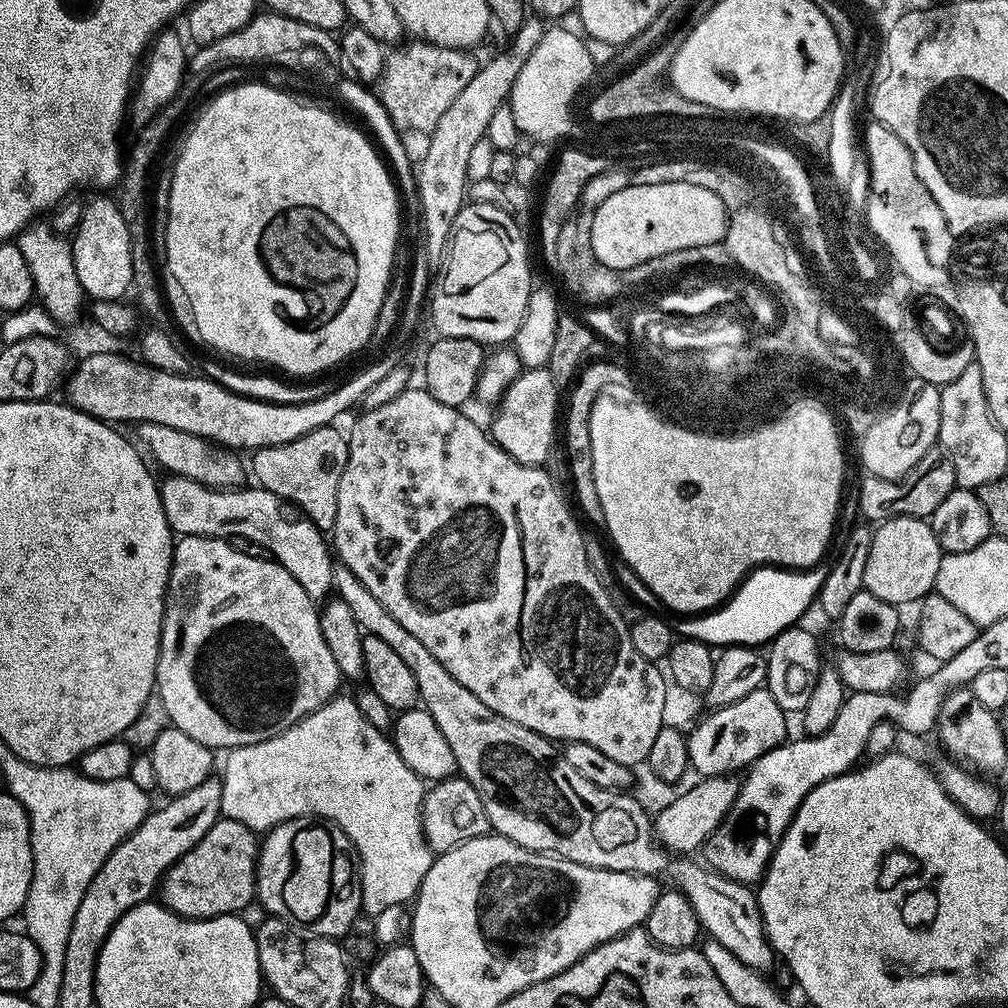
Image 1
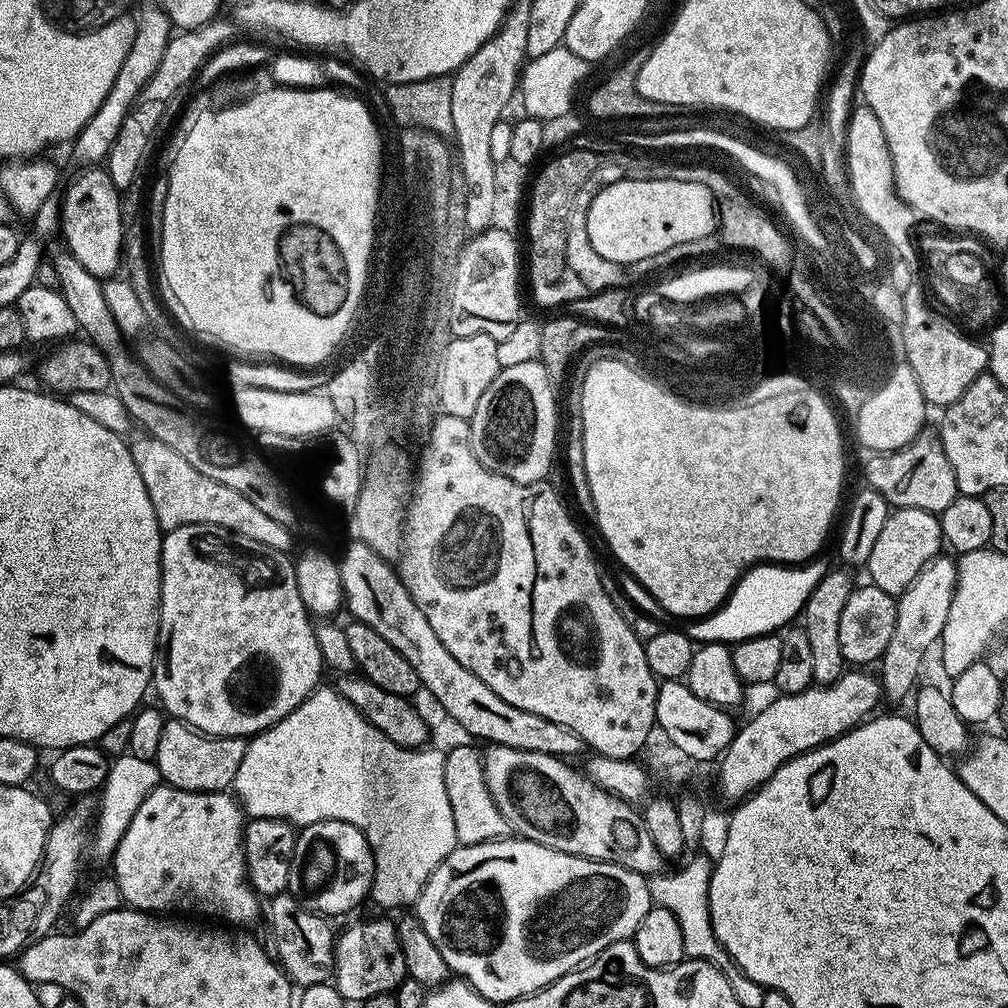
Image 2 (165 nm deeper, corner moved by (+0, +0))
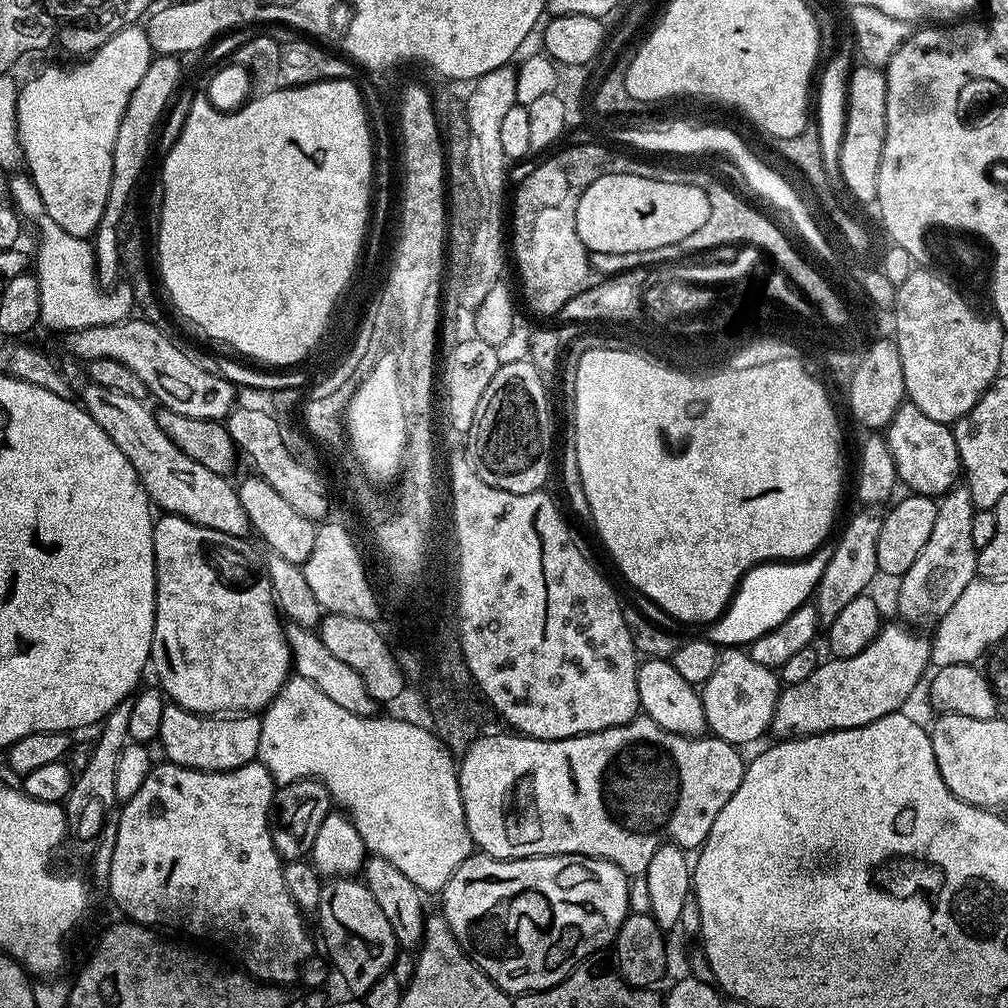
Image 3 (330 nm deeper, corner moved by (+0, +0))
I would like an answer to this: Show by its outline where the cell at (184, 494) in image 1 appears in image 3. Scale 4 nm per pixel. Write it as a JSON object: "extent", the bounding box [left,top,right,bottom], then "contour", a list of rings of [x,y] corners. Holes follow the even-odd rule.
{"extent":[78,382,252,537],"contour":[[[91,382],[81,386],[78,400],[90,418],[110,434],[114,446],[130,458],[130,466],[134,466],[142,486],[148,491],[149,501],[157,509],[210,530],[222,530],[222,534],[247,537],[252,532],[252,523],[242,506],[239,491],[230,482],[232,480],[182,454],[182,450],[166,438],[158,426],[155,411],[151,407],[148,409],[145,401],[130,398],[130,394],[118,394],[118,390],[106,390],[106,386]]]}

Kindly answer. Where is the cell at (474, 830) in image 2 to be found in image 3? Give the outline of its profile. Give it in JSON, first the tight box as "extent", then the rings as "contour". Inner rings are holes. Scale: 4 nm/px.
{"extent":[458,718,746,878],"contour":[[[637,718],[629,724],[561,740],[536,740],[533,736],[508,735],[512,736],[481,735],[464,749],[458,760],[462,806],[473,845],[483,855],[499,860],[521,860],[535,856],[593,856],[599,860],[614,862],[630,878],[643,877],[646,866],[650,866],[650,858],[654,858],[654,850],[661,848],[666,840],[667,843],[676,844],[685,850],[699,849],[710,834],[710,826],[714,826],[714,818],[718,818],[722,806],[726,806],[734,790],[738,790],[746,767],[745,757],[740,757],[741,749],[737,745],[728,744],[711,734],[698,737],[679,736],[647,718]]]}

